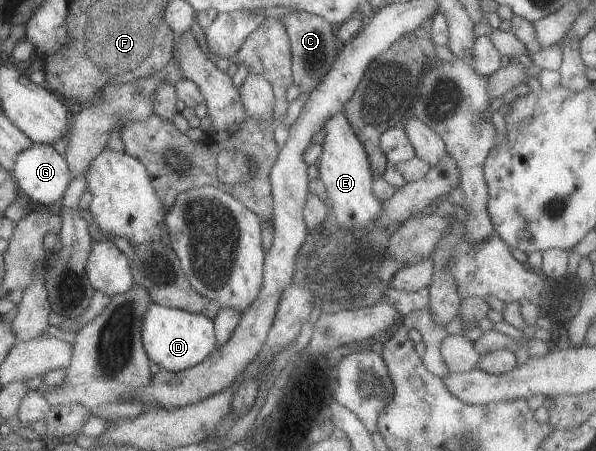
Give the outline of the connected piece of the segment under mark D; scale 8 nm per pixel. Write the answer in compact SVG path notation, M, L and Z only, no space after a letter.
M151 302L142 316L140 339L148 360L172 373L199 364L216 347L211 319L201 313L190 313Z

